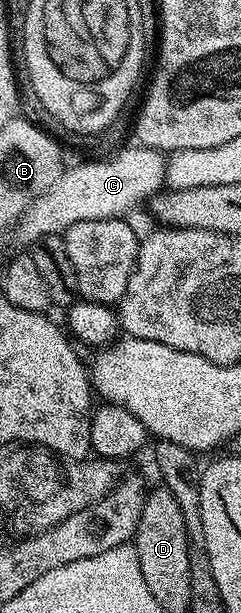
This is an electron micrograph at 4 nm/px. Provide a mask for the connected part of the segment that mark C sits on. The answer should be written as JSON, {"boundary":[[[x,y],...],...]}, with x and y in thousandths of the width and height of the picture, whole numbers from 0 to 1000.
{"boundary":[[[515,237],[444,256],[398,256],[320,272],[286,271],[249,292],[83,352],[75,378],[104,400],[129,400],[183,383],[261,383],[270,374],[324,361],[490,357],[527,352],[564,336],[614,326],[685,303],[685,254],[668,248],[577,237]]]}

